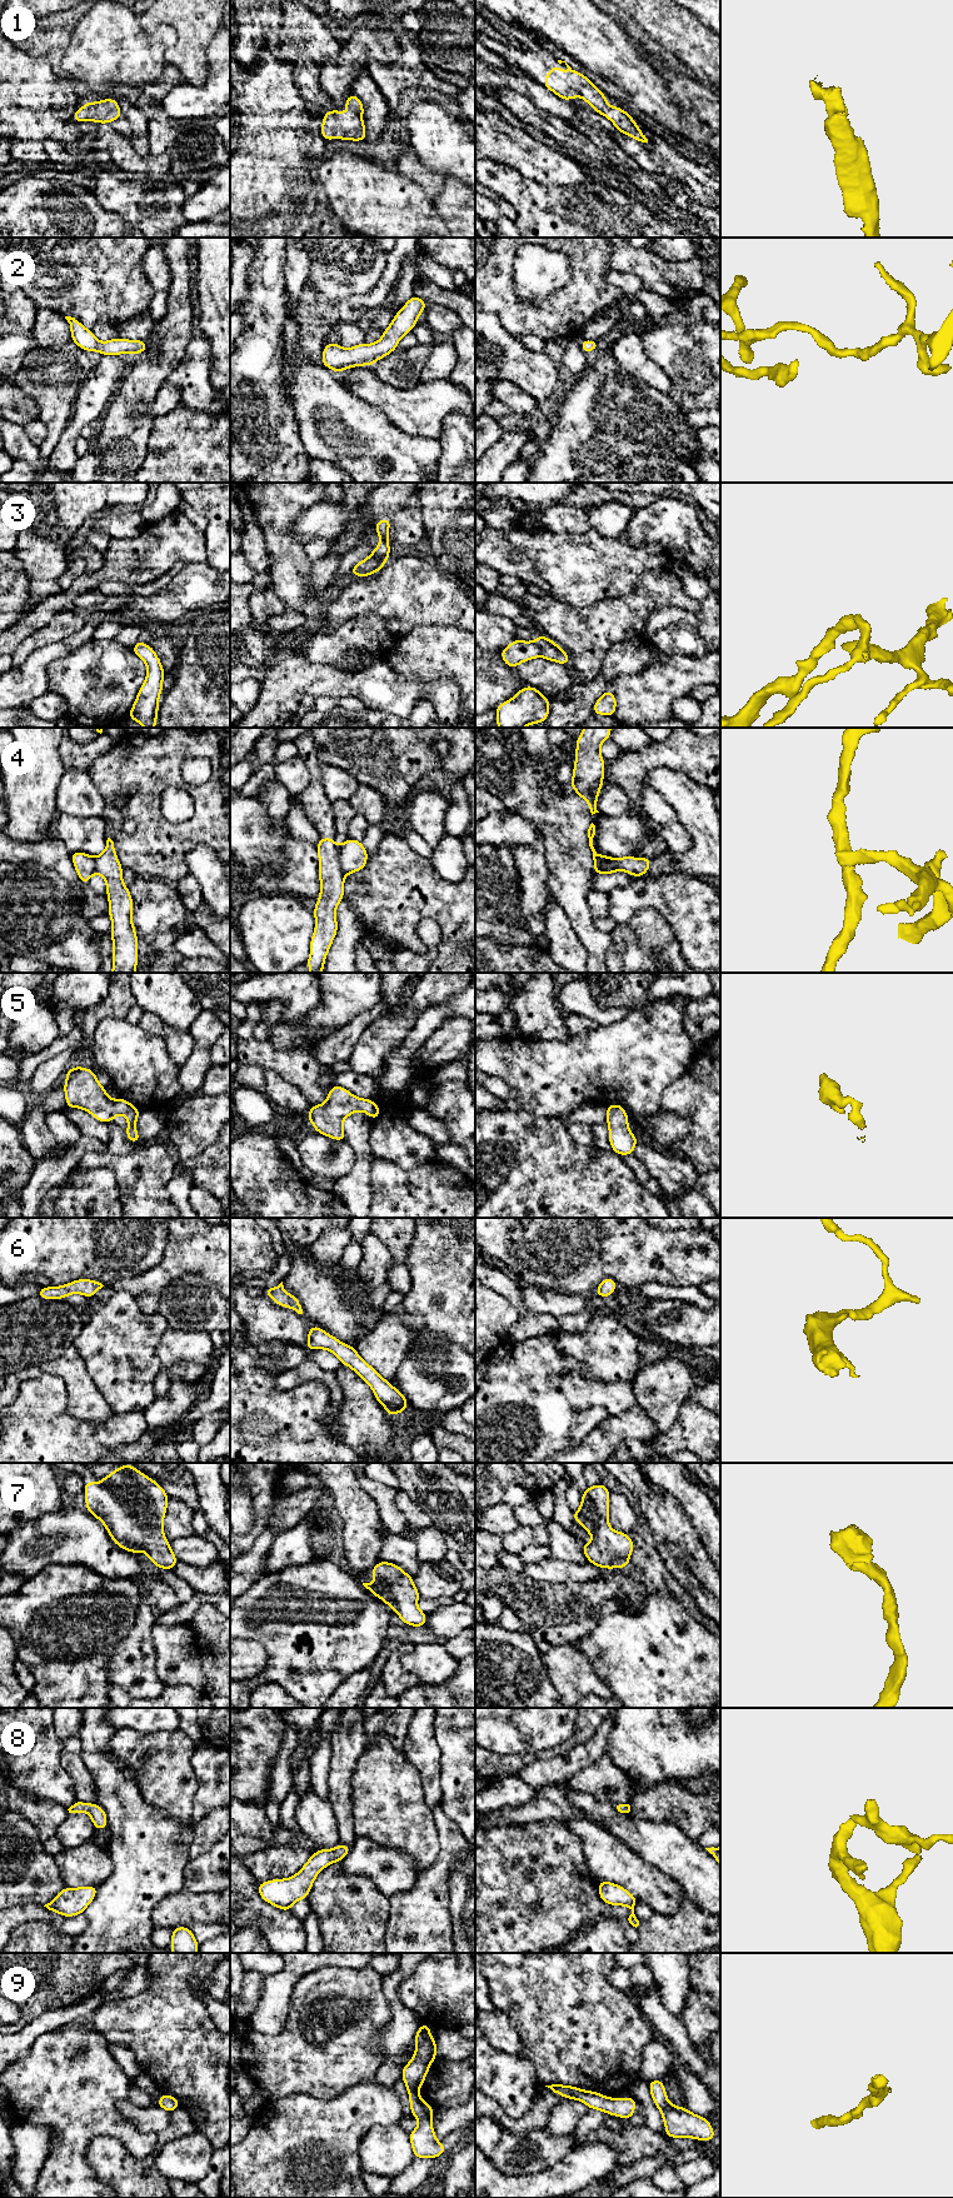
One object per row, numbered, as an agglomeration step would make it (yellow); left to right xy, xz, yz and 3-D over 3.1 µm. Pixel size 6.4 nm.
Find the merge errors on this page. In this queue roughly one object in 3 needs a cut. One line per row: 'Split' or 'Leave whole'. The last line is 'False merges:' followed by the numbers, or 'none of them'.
1: Leave whole
2: Leave whole
3: Split
4: Split
5: Leave whole
6: Leave whole
7: Leave whole
8: Leave whole
9: Leave whole
False merges: 3, 4

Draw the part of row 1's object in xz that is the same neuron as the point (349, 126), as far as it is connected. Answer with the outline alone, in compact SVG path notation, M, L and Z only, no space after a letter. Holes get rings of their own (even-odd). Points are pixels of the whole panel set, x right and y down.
M351 94L345 99L345 108L350 113L339 113L335 108L323 115L321 136L329 143L333 138L343 140L366 140L366 130L363 123L364 106L361 100Z

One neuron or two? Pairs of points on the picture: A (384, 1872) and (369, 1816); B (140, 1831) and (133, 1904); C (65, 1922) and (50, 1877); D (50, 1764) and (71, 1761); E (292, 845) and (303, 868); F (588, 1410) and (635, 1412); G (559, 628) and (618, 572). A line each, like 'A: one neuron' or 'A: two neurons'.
A: two neurons
B: one neuron
C: two neurons
D: two neurons
E: one neuron
F: two neurons
G: two neurons

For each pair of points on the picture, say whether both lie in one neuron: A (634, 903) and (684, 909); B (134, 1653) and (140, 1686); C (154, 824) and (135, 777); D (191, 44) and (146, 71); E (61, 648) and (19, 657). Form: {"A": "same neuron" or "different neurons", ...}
{"A": "same neuron", "B": "same neuron", "C": "same neuron", "D": "different neurons", "E": "different neurons"}

